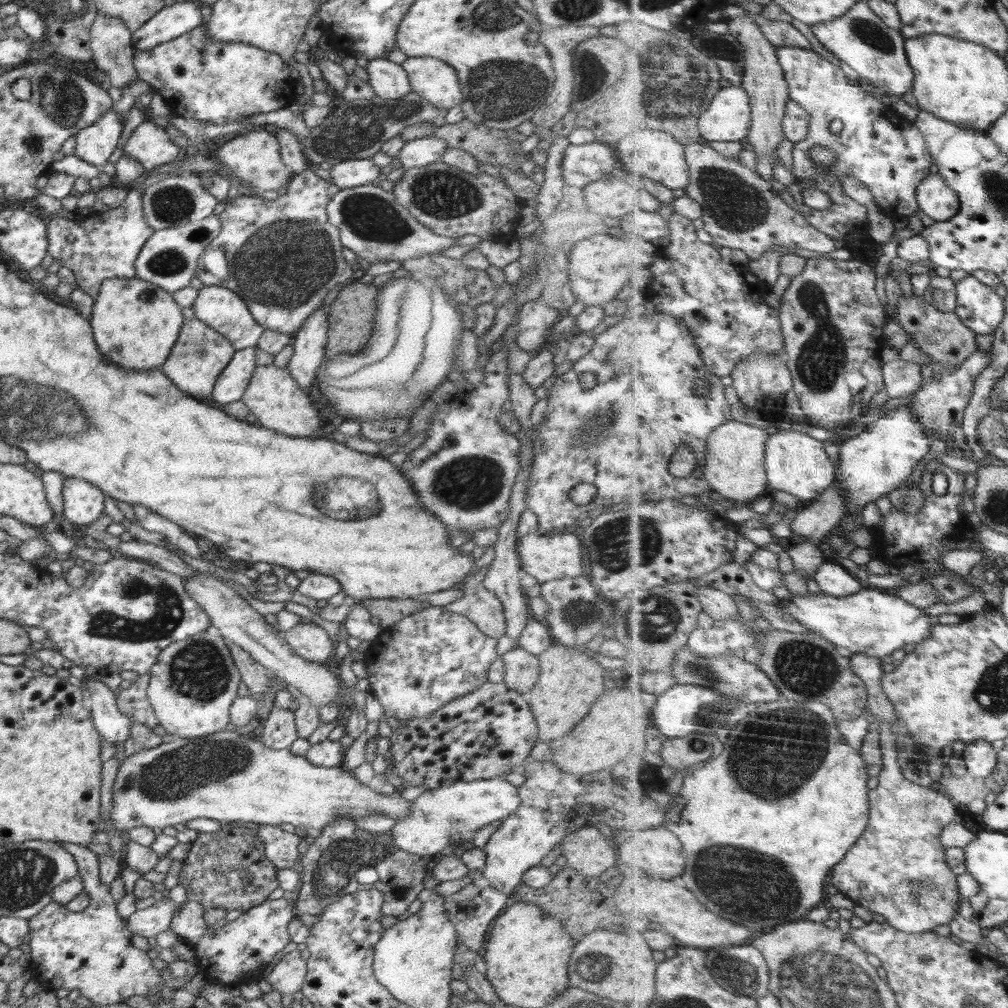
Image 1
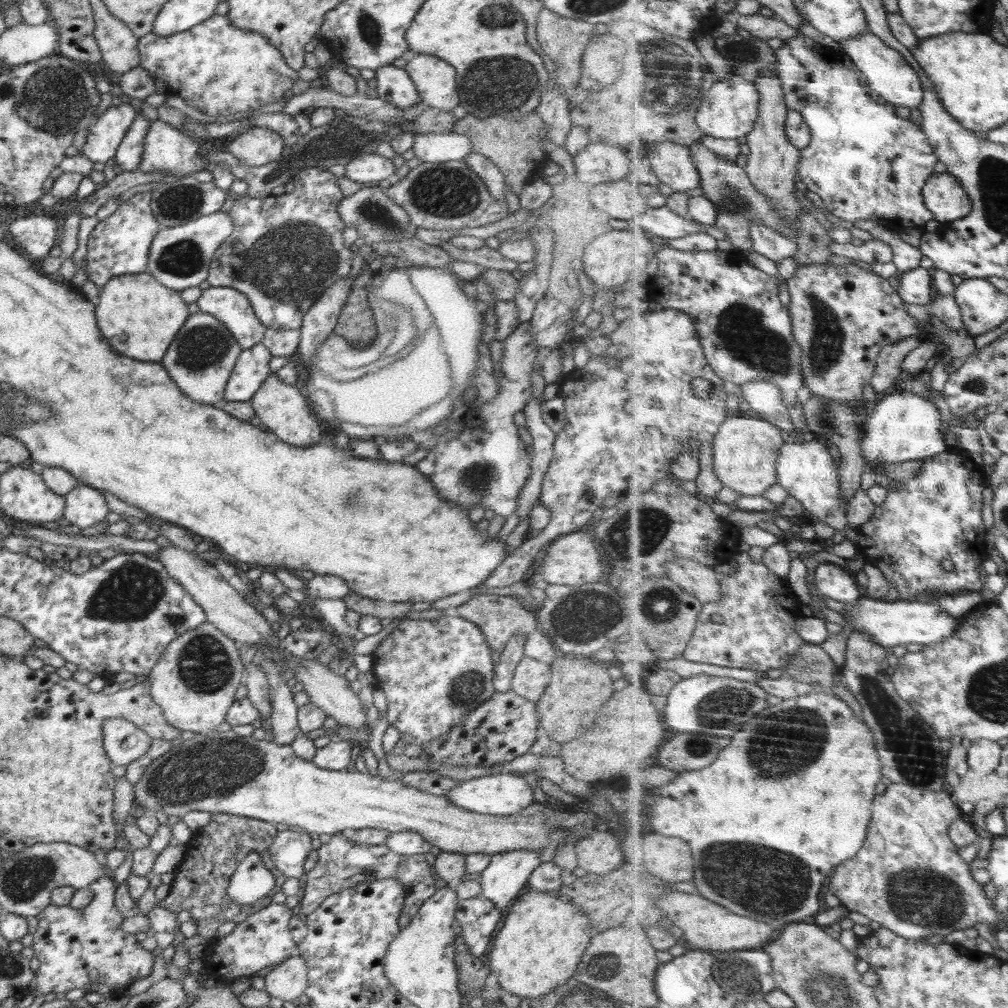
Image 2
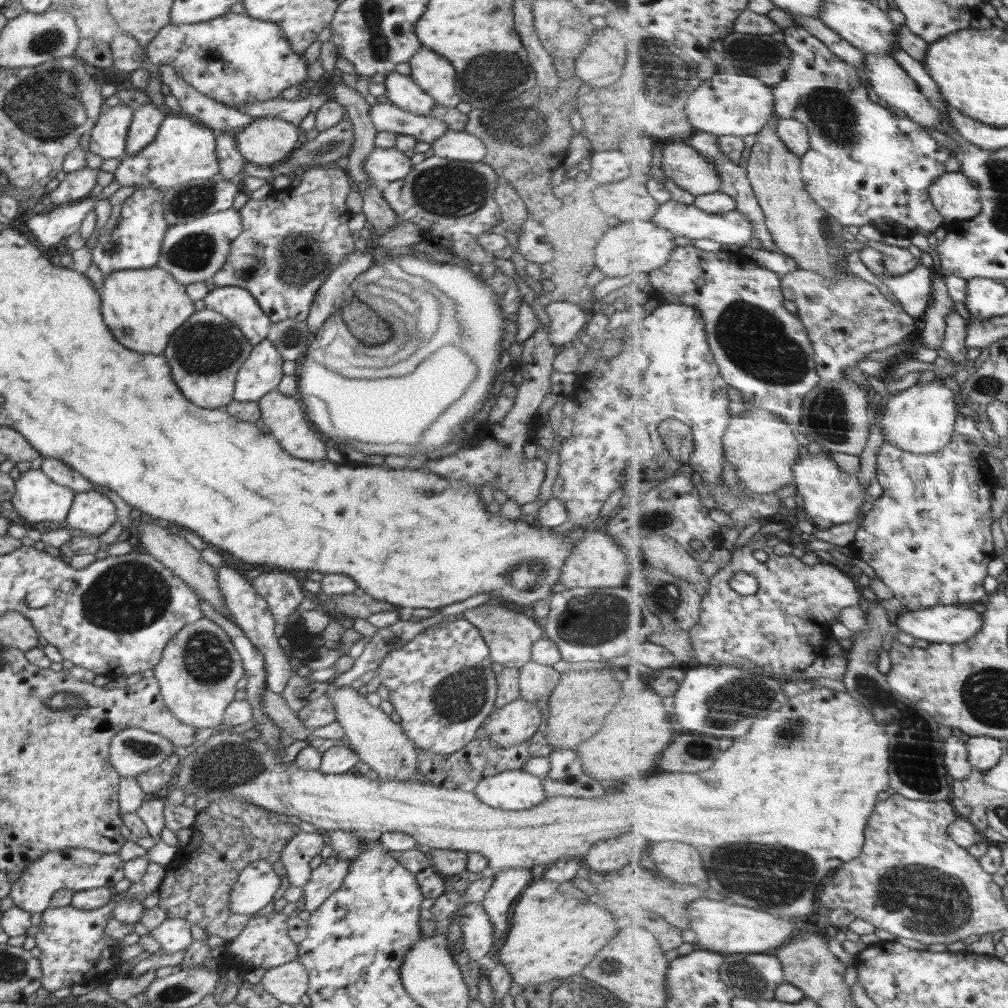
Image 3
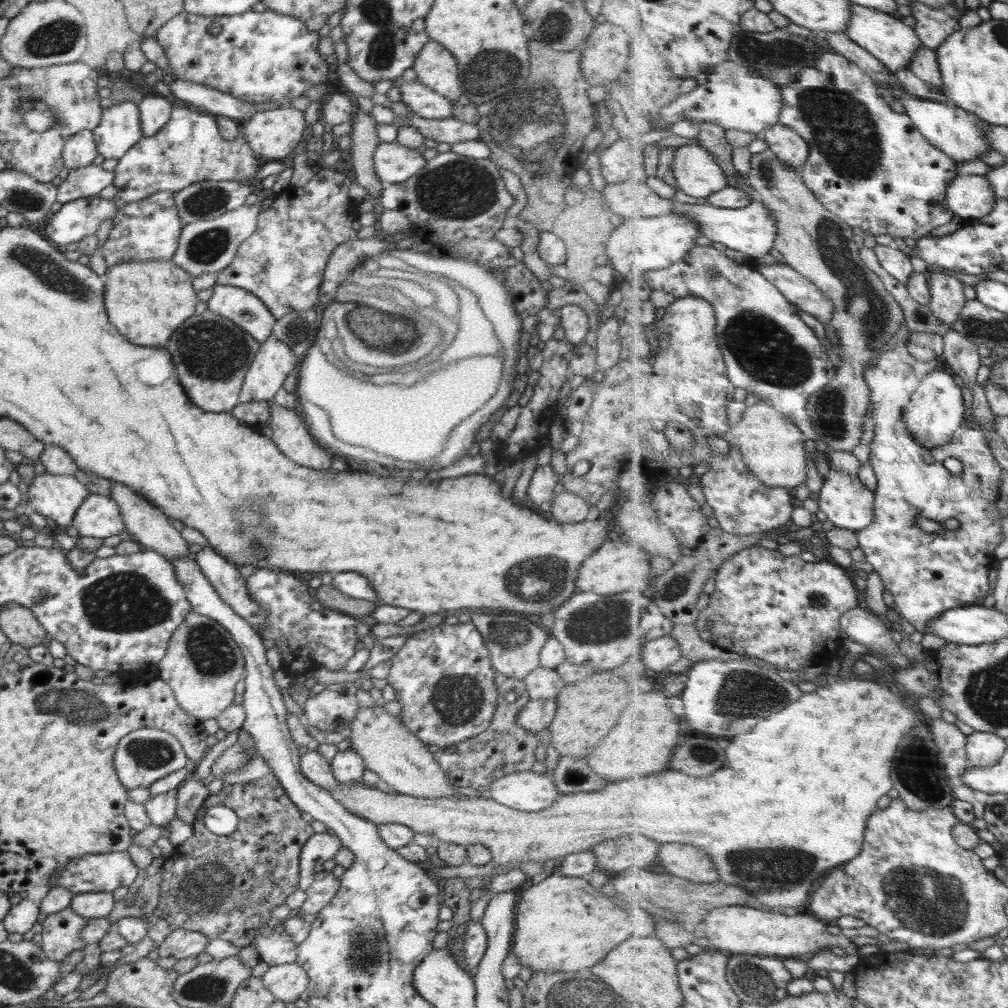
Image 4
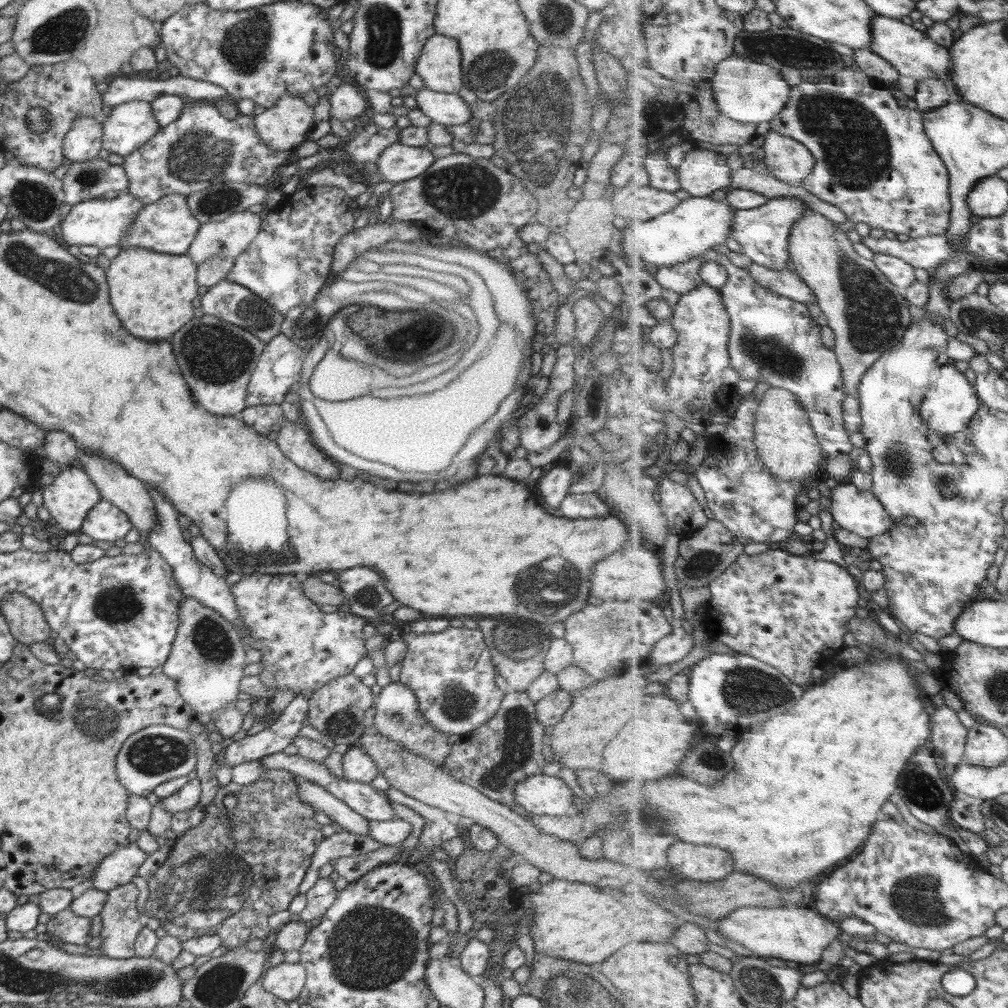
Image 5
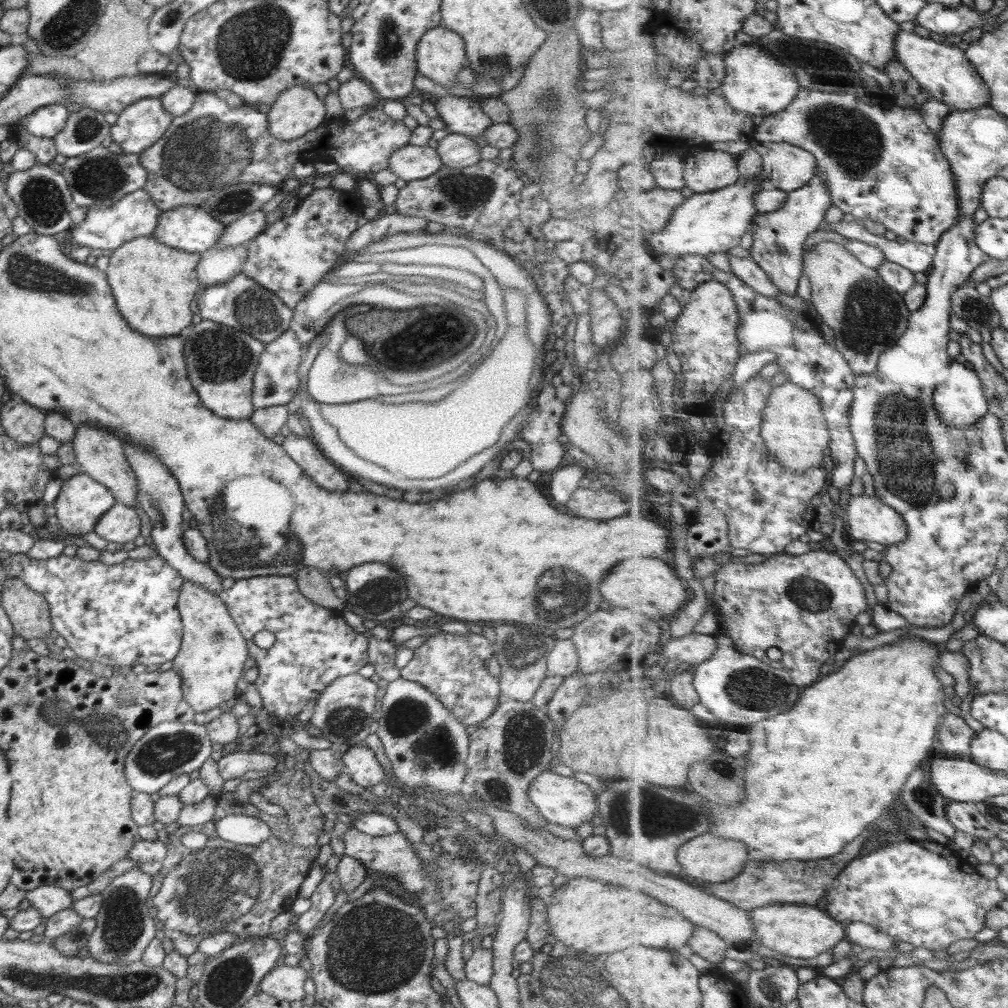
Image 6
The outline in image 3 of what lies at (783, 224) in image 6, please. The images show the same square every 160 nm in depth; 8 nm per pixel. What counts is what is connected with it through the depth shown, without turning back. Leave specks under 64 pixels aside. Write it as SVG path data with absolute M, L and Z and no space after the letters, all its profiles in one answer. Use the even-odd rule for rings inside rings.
M671 200L660 207L658 213L653 216L653 221L660 226L665 226L668 231L672 231L678 237L688 237L688 239L712 239L726 245L739 245L748 252L748 247L752 240L758 240L756 229L753 227L749 216L746 216L738 209L727 212L726 214L712 214L702 208L698 208L695 203L690 205L676 200Z

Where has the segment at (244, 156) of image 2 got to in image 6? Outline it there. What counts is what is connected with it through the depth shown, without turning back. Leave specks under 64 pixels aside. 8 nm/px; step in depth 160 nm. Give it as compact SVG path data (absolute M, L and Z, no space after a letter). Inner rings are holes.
M308 88L284 90L267 113L268 130L280 140L294 140L320 126L325 119L324 101Z

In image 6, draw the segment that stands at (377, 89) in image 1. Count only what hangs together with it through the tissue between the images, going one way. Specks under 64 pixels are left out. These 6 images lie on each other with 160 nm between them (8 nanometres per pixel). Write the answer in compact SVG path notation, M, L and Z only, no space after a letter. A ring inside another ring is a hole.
M447 95L431 100L450 133L479 139L484 130L494 123L481 109L478 99Z

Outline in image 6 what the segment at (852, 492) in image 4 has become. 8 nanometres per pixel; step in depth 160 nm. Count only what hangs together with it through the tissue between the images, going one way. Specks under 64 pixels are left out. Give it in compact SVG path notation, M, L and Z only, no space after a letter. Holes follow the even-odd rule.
M853 496L849 501L845 515L849 519L847 526L848 539L858 541L875 540L891 545L904 542L910 532L908 521L904 516L891 505L885 504L877 496Z

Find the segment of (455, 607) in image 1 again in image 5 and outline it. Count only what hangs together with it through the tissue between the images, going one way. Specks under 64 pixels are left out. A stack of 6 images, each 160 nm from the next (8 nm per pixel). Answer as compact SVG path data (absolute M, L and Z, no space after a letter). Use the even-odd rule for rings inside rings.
M500 615L490 618L476 618L478 628L491 652L495 670L508 684L508 689L526 692L530 683L545 671L543 660L550 648L552 636L541 624L532 619L519 618L514 615Z

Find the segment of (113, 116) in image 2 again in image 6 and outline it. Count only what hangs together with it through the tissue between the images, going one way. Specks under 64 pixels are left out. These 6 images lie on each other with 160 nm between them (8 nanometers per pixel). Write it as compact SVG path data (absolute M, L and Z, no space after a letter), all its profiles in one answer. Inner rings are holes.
M159 98L140 99L129 104L118 115L117 121L111 126L112 142L120 144L126 154L139 155L145 148L151 147L166 132L174 116L168 114Z

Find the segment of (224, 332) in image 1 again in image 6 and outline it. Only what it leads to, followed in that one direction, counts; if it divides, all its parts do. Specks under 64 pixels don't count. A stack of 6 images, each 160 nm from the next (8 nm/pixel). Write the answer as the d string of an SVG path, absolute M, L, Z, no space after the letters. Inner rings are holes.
M242 272L221 285L206 286L198 293L198 306L204 320L248 333L263 343L276 340L288 329L295 311L288 308L273 292Z

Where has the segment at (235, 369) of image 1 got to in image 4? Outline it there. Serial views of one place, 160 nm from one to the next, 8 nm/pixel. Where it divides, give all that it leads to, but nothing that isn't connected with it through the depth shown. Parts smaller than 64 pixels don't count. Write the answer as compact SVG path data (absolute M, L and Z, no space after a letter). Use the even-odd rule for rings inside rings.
M270 335L260 343L260 348L245 374L239 402L272 401L288 374L296 370L300 359L287 344Z

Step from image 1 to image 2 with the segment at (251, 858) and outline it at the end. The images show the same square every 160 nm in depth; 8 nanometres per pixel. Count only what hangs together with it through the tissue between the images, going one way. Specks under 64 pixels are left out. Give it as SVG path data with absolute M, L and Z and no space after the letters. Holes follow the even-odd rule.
M213 814L207 826L194 833L190 841L185 844L184 858L174 870L175 875L169 895L159 901L159 906L176 914L181 910L188 910L191 919L196 922L216 920L218 924L223 924L230 921L236 925L244 922L248 916L267 908L272 903L270 899L260 899L250 906L236 904L227 893L227 888L238 863L246 854L257 852L264 866L275 876L277 883L274 892L281 891L281 886L287 877L275 867L269 853L269 846L277 832L274 823L237 814Z

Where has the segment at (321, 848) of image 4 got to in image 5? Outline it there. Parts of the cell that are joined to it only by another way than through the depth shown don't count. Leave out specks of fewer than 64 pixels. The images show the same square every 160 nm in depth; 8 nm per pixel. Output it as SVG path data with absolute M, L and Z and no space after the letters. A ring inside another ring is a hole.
M348 831L324 837L312 855L311 863L299 886L299 893L305 894L320 878L319 870L324 864L333 863L340 857L366 854L378 850L386 844L374 840L369 834L350 834Z

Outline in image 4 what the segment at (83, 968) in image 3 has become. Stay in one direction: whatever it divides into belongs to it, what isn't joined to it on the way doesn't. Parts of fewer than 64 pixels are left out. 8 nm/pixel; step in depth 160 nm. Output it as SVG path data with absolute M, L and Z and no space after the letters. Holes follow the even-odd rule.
M66 908L50 914L42 922L42 951L52 961L64 961L75 950L83 950L80 931L86 927L86 919Z

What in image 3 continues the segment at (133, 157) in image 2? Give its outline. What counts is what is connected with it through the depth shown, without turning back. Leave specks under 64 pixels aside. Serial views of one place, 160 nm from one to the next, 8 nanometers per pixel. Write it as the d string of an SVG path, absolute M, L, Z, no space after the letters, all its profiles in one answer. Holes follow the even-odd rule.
M152 102L133 111L133 119L128 129L124 149L125 153L122 157L132 156L148 146L154 140L160 123L166 115L167 113L162 113Z

